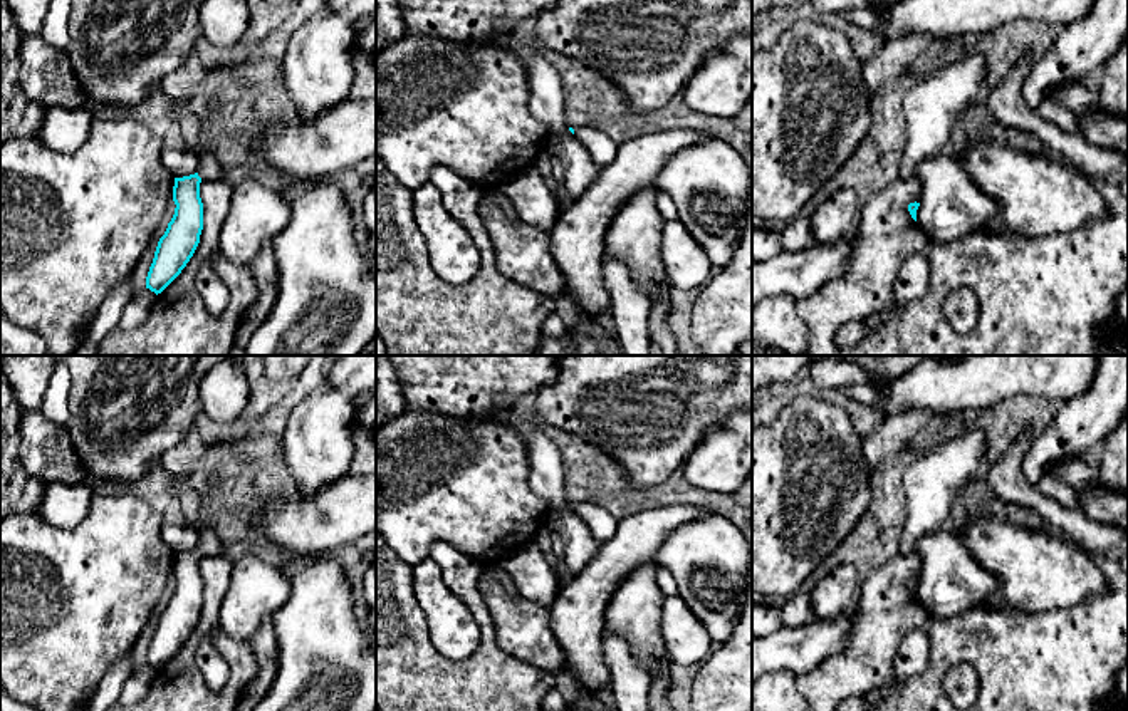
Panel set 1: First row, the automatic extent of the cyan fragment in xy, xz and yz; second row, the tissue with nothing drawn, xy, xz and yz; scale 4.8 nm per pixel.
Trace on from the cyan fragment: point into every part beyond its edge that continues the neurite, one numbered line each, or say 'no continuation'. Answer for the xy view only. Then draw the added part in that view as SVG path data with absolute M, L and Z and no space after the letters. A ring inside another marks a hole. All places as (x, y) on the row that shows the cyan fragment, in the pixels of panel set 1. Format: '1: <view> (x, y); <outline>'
1: xy (208, 168); M205 151L200 156L200 168L198 168L198 176L201 179L220 179L225 181L225 173L222 169L222 166L218 164L218 161L215 159L212 151Z

